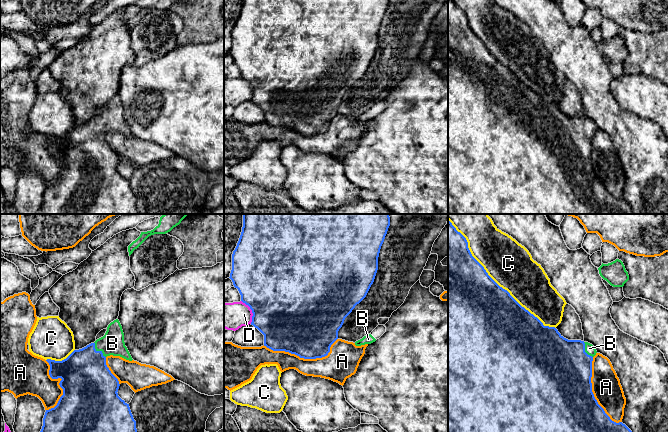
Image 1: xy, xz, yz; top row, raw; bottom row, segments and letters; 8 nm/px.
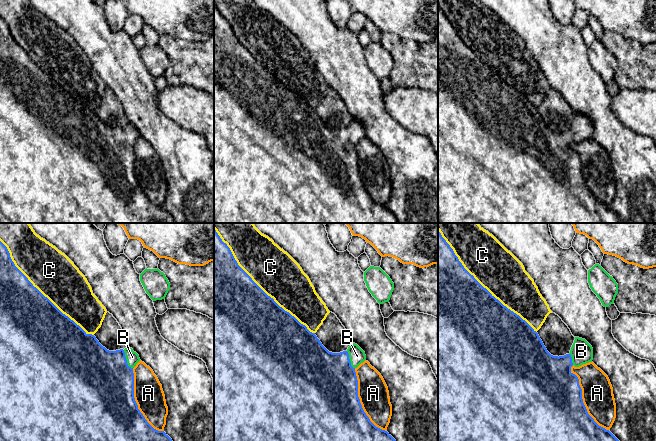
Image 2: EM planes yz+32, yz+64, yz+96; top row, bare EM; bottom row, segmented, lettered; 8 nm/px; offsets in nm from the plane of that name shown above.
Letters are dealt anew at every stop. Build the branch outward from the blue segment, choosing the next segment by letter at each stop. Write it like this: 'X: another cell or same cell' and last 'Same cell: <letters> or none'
A: another cell
B: same cell
C: another cell
D: another cell
Same cell: B

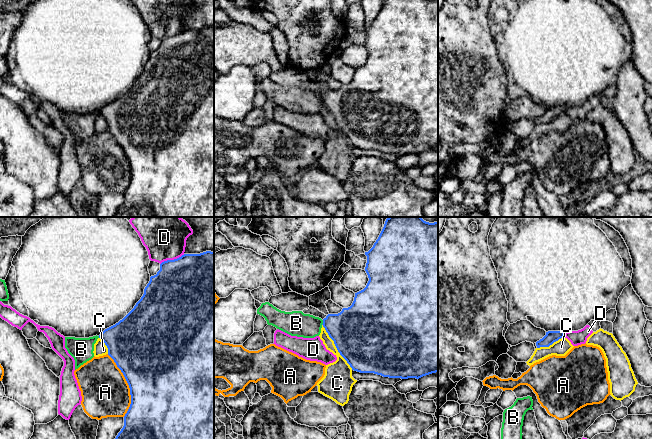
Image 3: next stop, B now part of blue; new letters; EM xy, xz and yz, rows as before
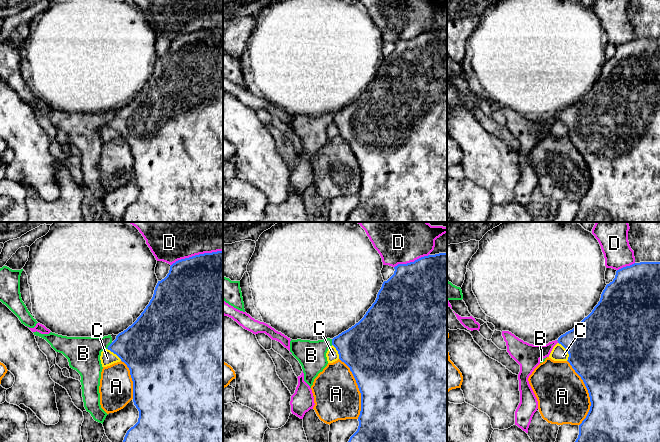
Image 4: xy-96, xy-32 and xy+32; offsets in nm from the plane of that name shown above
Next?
A: another cell
B: another cell
C: another cell
D: another cell
Same cell: none

